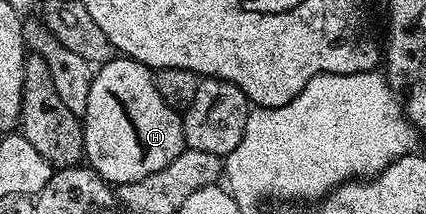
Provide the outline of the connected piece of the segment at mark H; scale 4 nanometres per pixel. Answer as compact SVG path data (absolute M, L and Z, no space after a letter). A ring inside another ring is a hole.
M116 57L96 70L95 80L89 89L89 105L81 116L81 122L86 162L112 185L141 181L141 177L149 177L149 173L165 169L165 165L169 165L169 161L173 161L173 157L177 157L185 149L182 114L161 101L152 68L138 63L136 59Z

